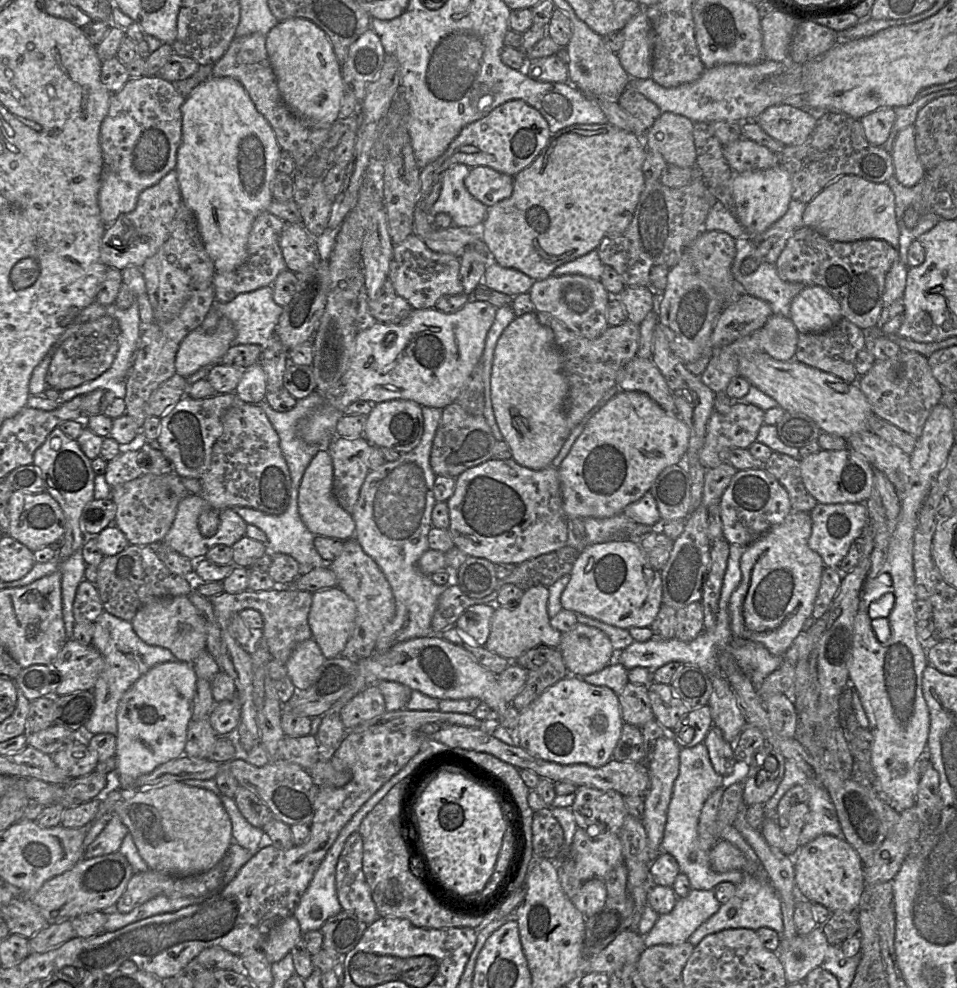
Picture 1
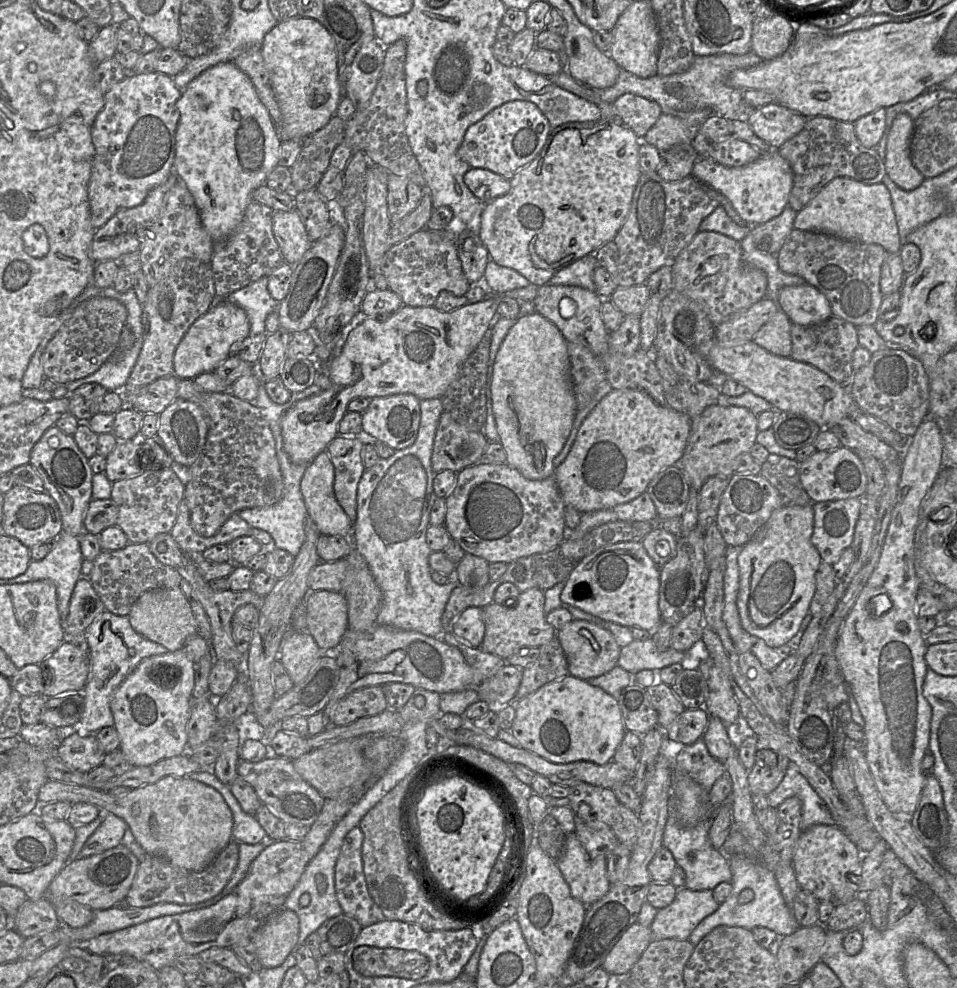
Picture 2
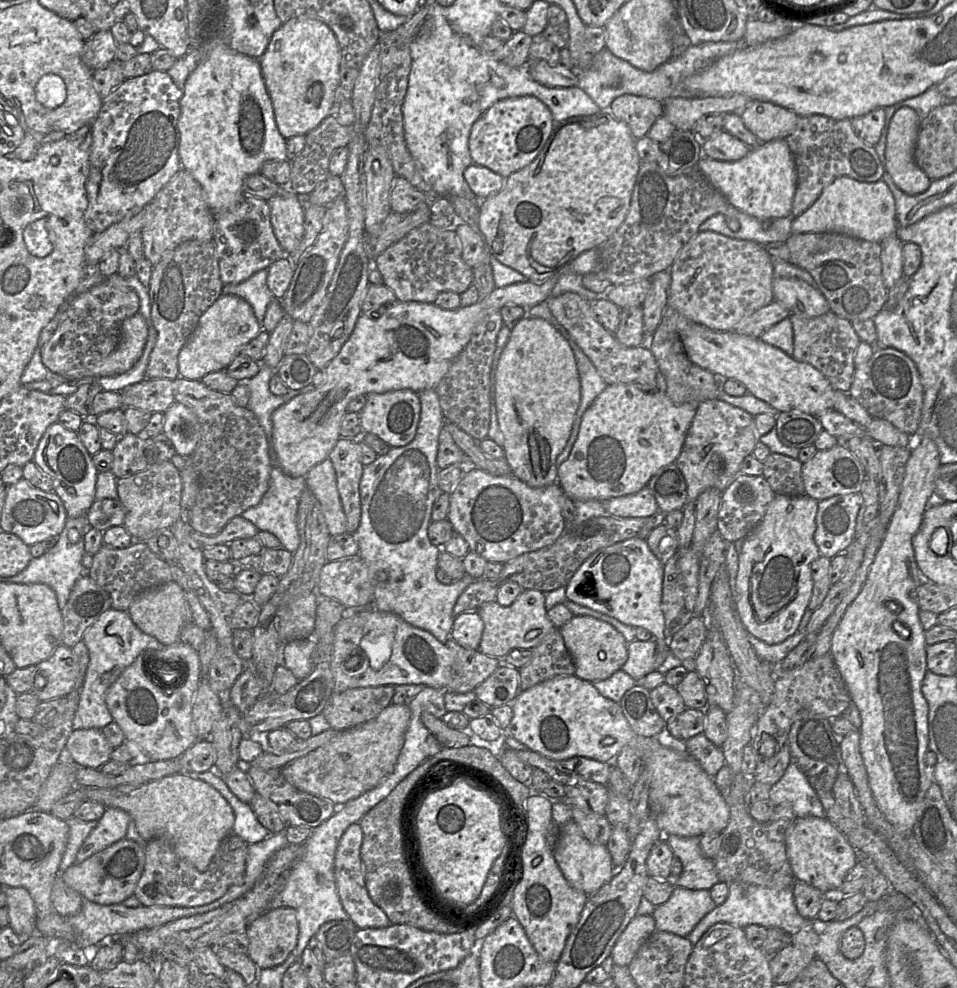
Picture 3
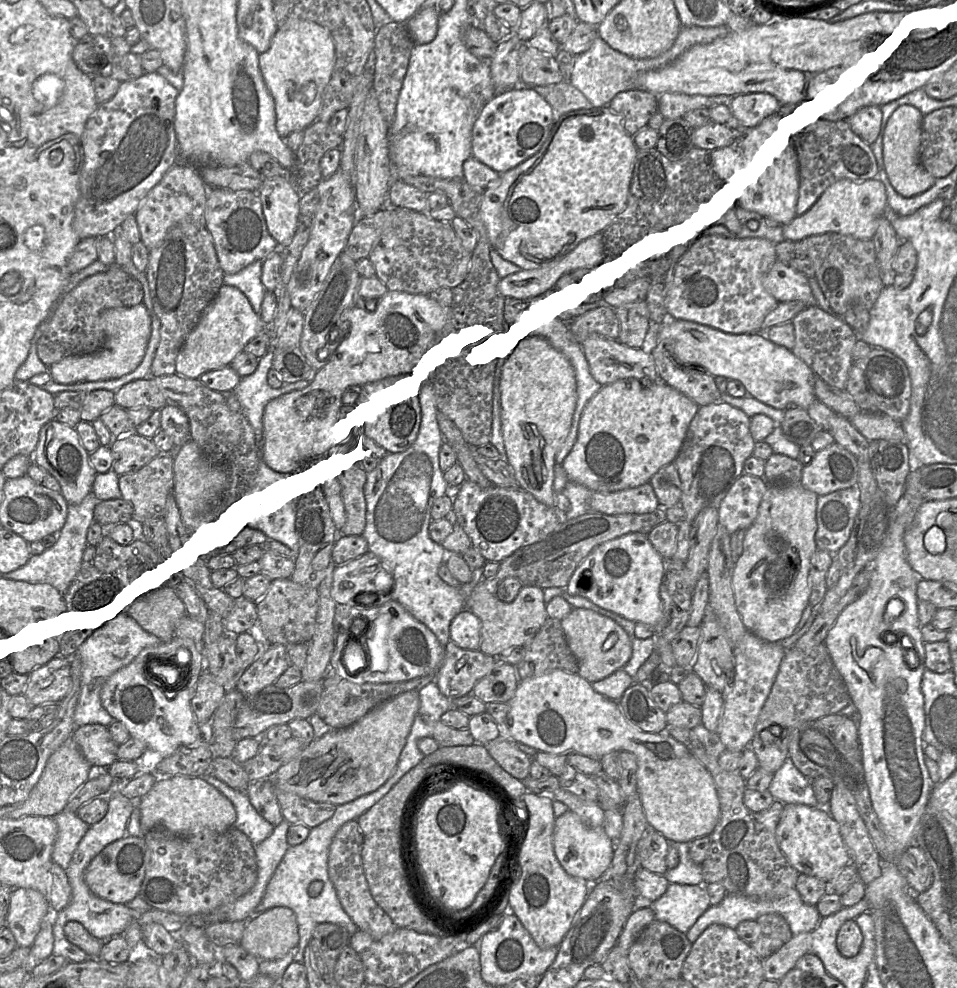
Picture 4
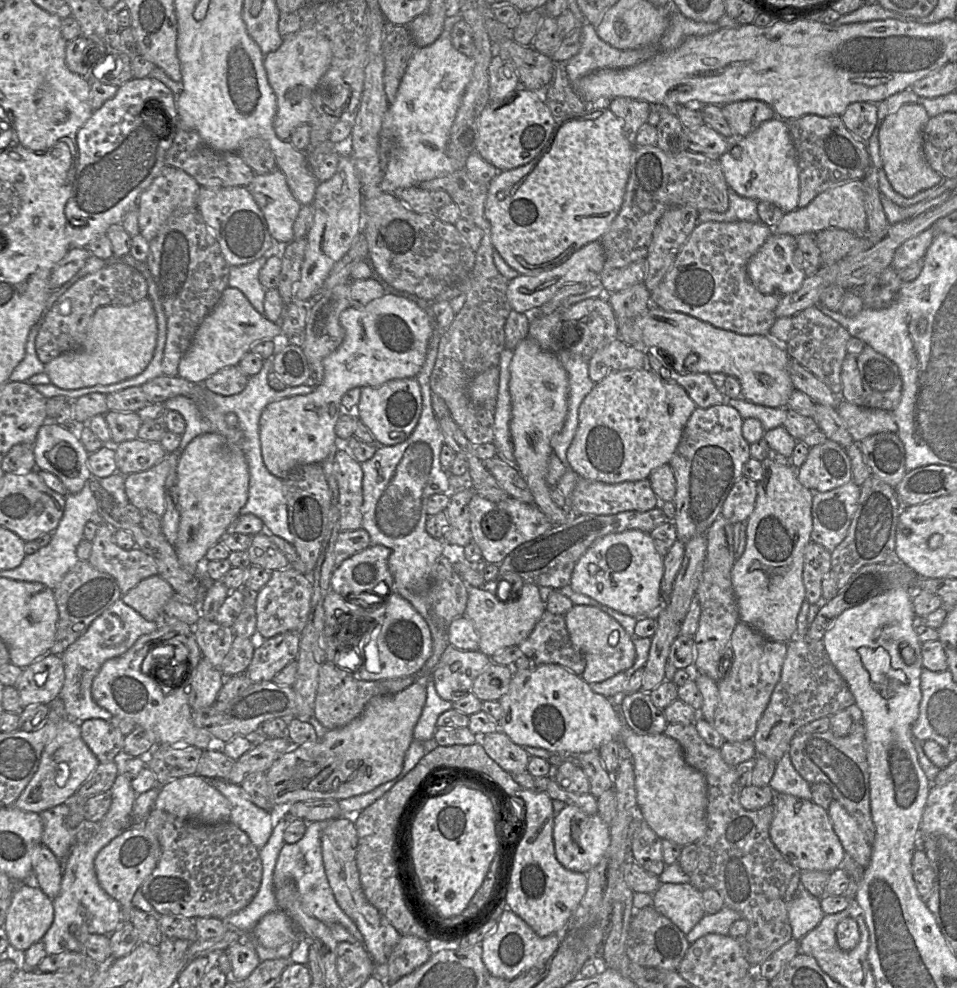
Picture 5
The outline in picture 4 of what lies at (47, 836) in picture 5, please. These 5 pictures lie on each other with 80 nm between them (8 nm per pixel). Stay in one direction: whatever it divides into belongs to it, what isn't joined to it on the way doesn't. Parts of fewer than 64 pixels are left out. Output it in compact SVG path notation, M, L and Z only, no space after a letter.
M66 809L52 818L57 824L57 836L53 847L52 860L66 870L78 843L90 825L80 819L76 812Z

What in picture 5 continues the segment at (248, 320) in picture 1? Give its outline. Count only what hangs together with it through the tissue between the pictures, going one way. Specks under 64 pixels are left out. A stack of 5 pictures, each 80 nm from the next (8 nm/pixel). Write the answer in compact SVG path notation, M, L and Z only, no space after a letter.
M266 253L255 261L229 267L228 286L239 289L254 309L264 315L264 297L266 289L259 282L259 271L264 266Z

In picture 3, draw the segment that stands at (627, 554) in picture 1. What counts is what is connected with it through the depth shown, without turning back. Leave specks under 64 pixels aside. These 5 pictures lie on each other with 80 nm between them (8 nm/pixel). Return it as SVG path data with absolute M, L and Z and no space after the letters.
M631 538L618 542L594 552L583 562L566 586L566 598L628 626L648 630L656 644L667 649L671 638L666 637L661 610L663 567L646 540Z

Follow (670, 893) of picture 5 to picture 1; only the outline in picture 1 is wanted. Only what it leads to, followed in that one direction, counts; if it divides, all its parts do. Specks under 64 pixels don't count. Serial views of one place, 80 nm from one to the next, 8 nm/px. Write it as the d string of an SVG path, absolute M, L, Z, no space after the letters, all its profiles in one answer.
M693 889L684 898L678 898L673 910L667 914L659 915L653 928L644 936L645 946L678 945L687 942L693 932L720 908L714 890Z

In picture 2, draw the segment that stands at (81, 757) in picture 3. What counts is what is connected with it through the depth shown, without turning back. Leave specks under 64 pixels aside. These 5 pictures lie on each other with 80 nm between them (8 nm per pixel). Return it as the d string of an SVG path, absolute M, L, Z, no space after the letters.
M74 733L63 739L57 749L57 757L64 764L83 773L88 773L100 766L105 755L106 754L99 745L95 734L81 736L78 733Z

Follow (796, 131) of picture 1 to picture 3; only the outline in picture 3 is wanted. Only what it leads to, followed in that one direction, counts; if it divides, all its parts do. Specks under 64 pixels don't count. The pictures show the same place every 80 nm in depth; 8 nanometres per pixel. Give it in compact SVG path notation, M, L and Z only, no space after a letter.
M752 101L740 114L745 127L764 143L785 139L800 118L795 113L770 102Z

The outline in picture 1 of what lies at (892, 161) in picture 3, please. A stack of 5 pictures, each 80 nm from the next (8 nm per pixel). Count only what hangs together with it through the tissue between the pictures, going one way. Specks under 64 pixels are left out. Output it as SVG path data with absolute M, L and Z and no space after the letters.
M910 125L898 133L891 155L894 177L903 186L912 187L923 180L926 170L916 151L914 125Z

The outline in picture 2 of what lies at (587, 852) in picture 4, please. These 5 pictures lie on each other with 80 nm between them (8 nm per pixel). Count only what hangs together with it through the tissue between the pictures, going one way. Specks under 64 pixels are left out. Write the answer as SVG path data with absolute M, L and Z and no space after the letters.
M575 832L566 834L564 849L556 863L572 896L586 906L601 899L609 890L606 856L590 858Z

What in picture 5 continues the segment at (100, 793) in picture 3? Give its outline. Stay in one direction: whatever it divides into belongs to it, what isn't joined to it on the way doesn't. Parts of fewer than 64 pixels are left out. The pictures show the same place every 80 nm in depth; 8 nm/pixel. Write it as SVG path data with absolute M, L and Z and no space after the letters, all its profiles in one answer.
M189 775L173 779L160 786L153 808L163 810L186 821L216 825L230 821L229 801L208 783L209 778Z

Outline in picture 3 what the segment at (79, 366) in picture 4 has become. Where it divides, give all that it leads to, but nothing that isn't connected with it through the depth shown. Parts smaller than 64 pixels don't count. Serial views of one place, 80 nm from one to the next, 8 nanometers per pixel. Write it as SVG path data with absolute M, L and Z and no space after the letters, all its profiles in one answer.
M137 312L123 321L119 344L107 358L84 369L73 369L62 377L66 380L77 380L86 376L107 377L122 374L131 369L139 360L147 337L146 321Z

